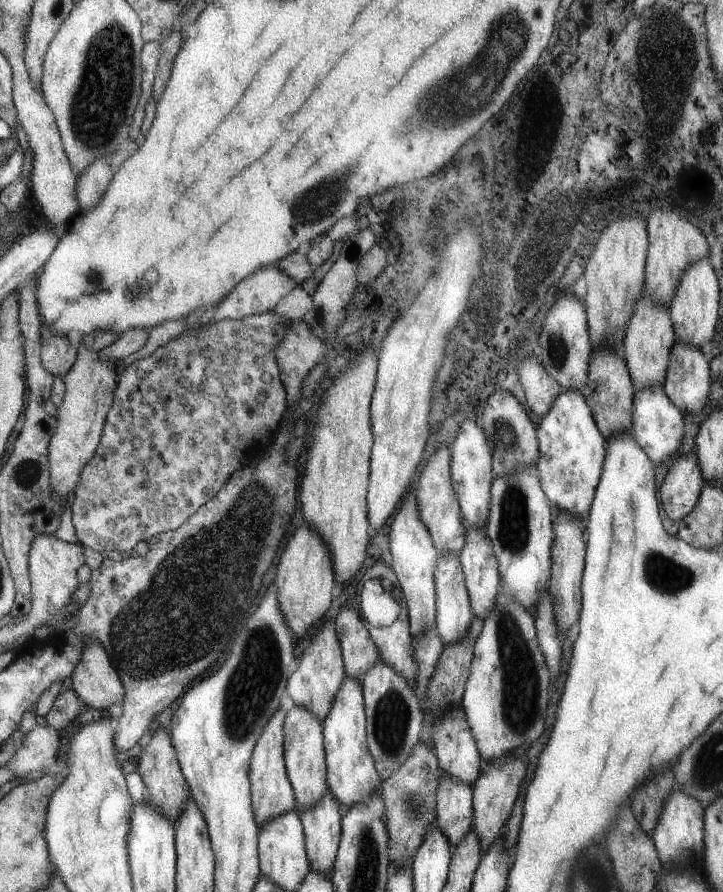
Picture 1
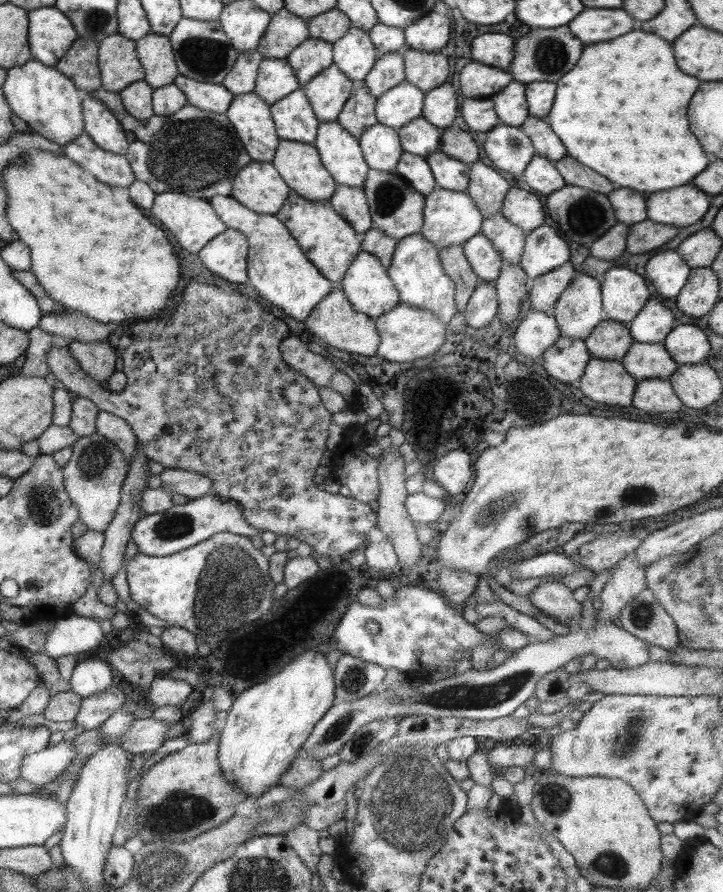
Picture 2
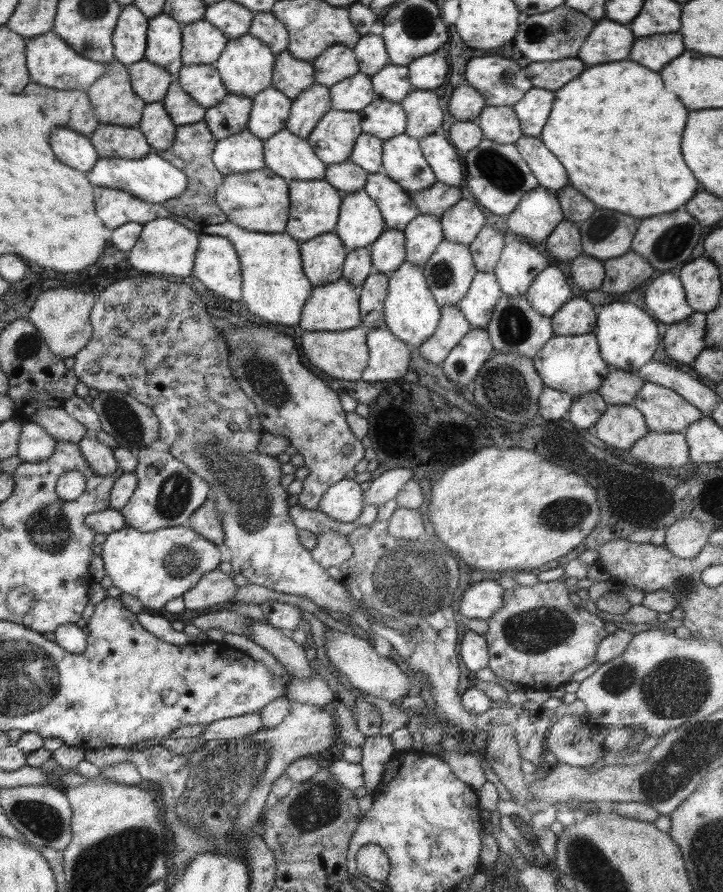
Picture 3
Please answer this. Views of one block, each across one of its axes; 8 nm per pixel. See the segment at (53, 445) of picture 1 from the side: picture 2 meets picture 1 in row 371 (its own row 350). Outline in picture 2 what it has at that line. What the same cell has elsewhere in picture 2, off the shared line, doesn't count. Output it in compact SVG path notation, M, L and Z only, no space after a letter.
M71 341L66 347L81 370L99 385L105 384L116 371L114 341L79 342Z

